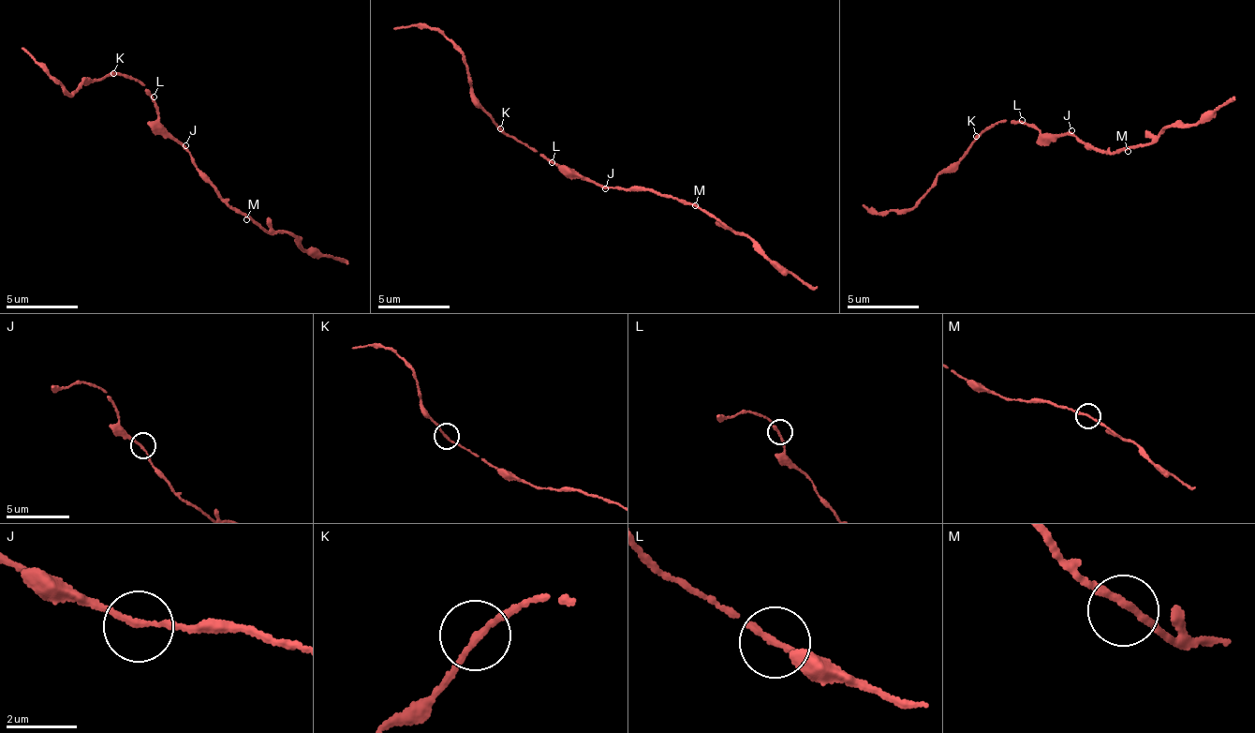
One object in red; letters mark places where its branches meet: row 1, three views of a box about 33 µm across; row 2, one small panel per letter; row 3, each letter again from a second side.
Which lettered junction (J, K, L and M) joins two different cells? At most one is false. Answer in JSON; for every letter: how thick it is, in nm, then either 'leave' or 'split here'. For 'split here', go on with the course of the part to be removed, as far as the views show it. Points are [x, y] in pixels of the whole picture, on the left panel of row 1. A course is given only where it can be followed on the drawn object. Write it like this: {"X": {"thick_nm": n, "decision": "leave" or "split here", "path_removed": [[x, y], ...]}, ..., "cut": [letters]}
{"J": {"thick_nm": 150, "decision": "leave"}, "K": {"thick_nm": 160, "decision": "leave"}, "L": {"thick_nm": 180, "decision": "leave"}, "M": {"thick_nm": 180, "decision": "leave"}, "cut": []}

